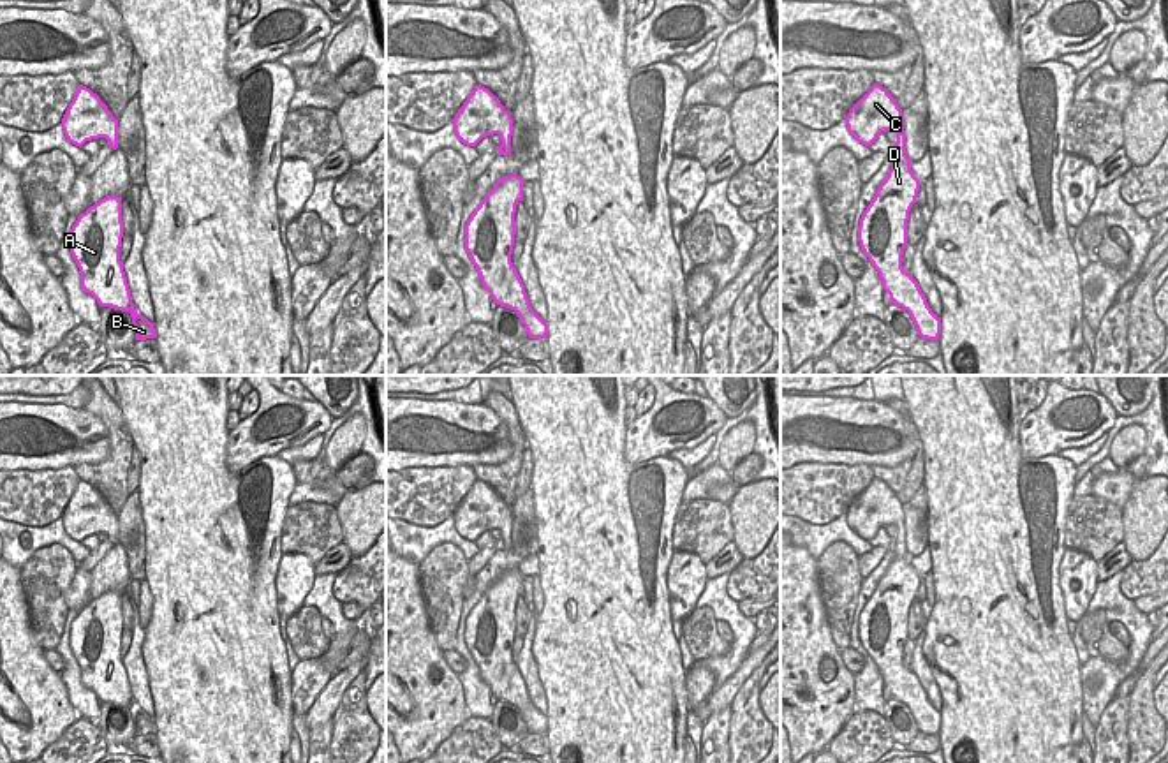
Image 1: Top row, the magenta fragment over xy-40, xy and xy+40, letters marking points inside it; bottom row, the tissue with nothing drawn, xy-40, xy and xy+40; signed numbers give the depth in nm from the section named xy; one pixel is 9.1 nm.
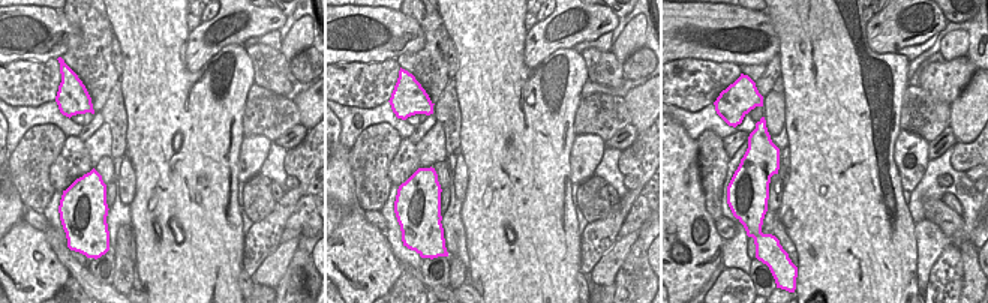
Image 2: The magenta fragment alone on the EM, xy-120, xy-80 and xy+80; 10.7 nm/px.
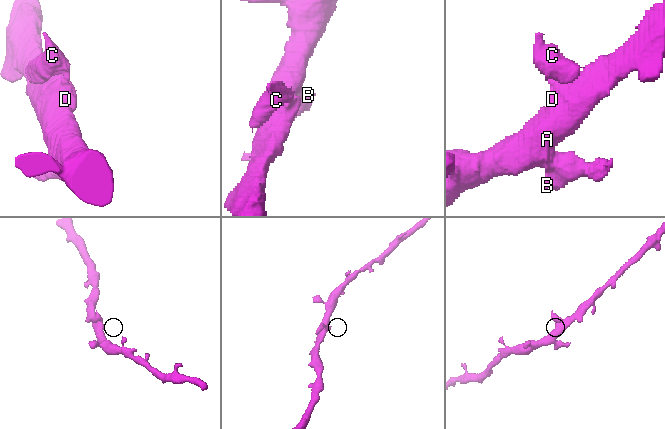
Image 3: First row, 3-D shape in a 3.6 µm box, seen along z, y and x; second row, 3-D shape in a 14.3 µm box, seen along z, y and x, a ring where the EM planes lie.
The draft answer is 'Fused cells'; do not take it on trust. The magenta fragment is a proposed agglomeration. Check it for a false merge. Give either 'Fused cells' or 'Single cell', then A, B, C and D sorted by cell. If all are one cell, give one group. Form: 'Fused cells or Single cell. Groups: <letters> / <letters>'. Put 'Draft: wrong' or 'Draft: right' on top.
Draft: wrong
Single cell. Groups: A B C D

